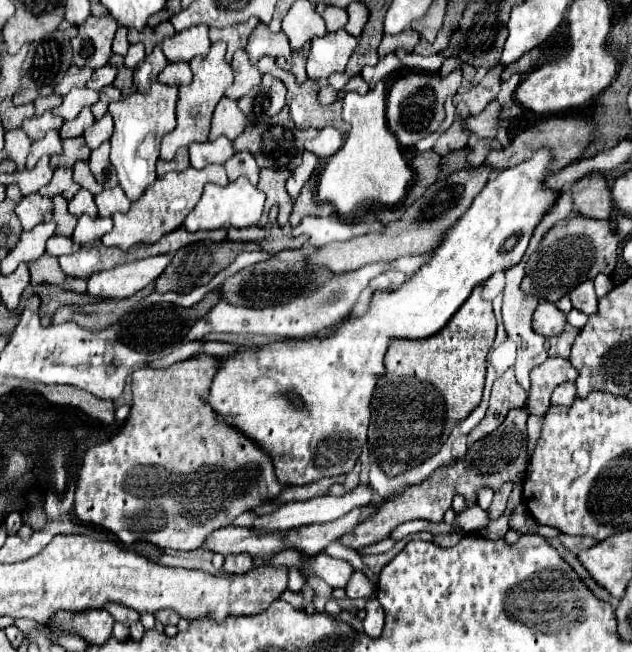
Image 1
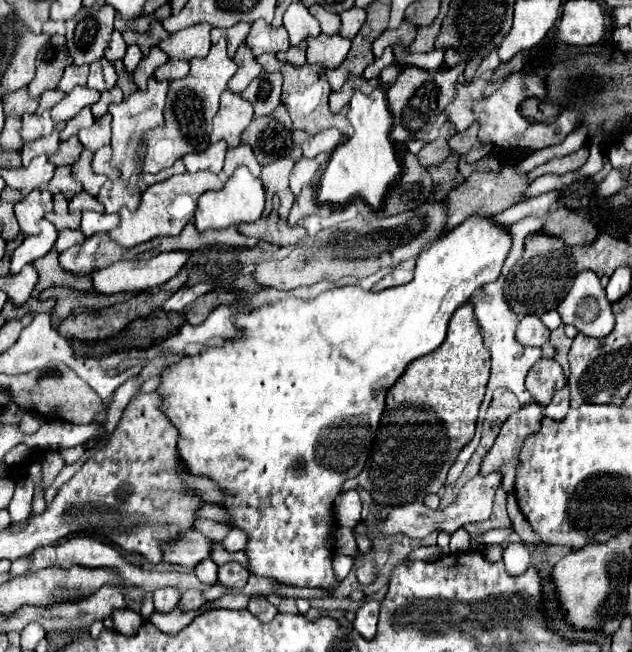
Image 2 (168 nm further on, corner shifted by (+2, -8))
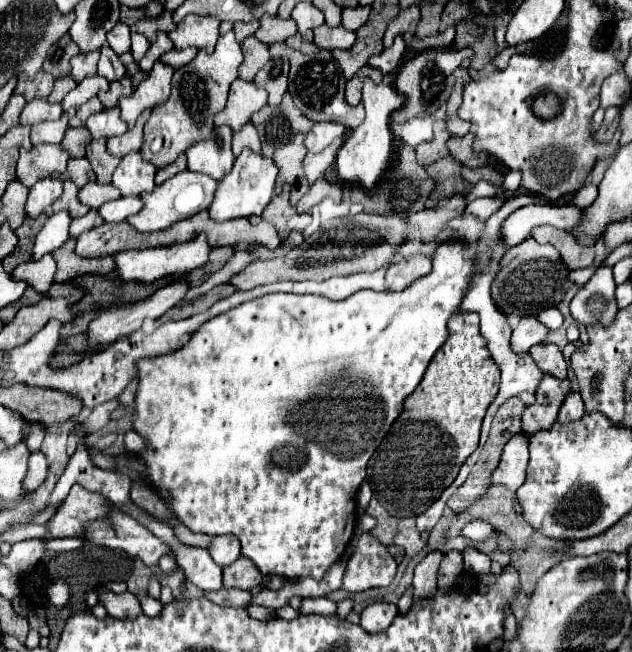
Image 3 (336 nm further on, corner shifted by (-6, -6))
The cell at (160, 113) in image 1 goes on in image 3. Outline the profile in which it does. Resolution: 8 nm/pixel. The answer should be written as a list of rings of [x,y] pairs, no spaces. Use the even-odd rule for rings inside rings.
[[[160,61],[154,65],[154,69],[148,73],[148,77],[138,85],[138,89],[130,97],[122,97],[120,117],[132,127],[138,119],[138,115],[146,109],[154,109],[168,101],[170,95],[170,81],[172,81],[174,69],[168,69],[168,65],[162,65]]]

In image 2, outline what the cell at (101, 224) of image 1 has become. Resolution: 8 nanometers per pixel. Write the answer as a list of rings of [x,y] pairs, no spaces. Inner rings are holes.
[[[86,211],[82,213],[82,223],[80,229],[86,233],[86,237],[94,235],[94,233],[102,233],[102,231],[110,231],[120,223],[120,215],[108,215],[108,213],[94,213],[94,211]]]

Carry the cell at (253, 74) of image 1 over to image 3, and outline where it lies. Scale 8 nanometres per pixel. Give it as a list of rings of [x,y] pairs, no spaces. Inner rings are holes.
[[[248,37],[242,43],[242,53],[244,53],[244,63],[238,69],[238,75],[244,81],[252,81],[254,75],[270,61],[268,55],[268,45],[260,43],[256,37]]]

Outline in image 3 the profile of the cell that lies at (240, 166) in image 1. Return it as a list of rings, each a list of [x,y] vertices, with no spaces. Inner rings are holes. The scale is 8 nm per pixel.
[[[244,125],[244,129],[240,133],[234,133],[234,139],[232,139],[232,151],[234,155],[238,157],[242,153],[242,149],[252,149],[254,153],[260,153],[260,139],[258,139],[258,133],[254,129],[254,125]]]

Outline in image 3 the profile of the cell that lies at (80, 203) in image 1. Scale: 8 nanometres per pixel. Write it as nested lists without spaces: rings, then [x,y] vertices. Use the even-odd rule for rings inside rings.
[[[88,183],[80,189],[80,203],[88,205],[90,209],[98,209],[100,205],[108,203],[108,201],[114,201],[120,197],[120,191],[114,189],[112,185],[100,185],[100,183]]]

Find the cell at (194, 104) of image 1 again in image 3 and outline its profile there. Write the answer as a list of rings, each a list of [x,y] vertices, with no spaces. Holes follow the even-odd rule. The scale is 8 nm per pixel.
[[[228,31],[218,39],[216,51],[206,53],[198,51],[192,65],[184,65],[184,69],[176,69],[172,77],[172,93],[170,99],[154,109],[150,119],[144,125],[144,143],[140,155],[150,161],[154,167],[162,169],[178,159],[188,147],[198,141],[210,139],[214,131],[214,115],[226,107],[226,97],[230,83],[238,77],[238,67],[244,61],[240,43],[234,39],[234,33]]]

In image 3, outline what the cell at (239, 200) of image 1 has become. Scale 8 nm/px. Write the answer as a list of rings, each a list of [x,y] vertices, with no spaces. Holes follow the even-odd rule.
[[[244,149],[244,153],[240,153],[240,157],[236,157],[232,171],[218,183],[214,201],[208,207],[210,217],[214,221],[228,221],[228,219],[236,219],[236,217],[260,215],[274,195],[276,175],[278,175],[278,169],[274,163],[268,163],[262,155],[252,153],[250,149]]]

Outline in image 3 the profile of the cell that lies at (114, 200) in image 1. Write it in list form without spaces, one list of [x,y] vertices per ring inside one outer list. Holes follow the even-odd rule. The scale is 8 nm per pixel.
[[[128,153],[116,167],[112,175],[112,185],[120,191],[122,197],[150,193],[154,185],[156,167],[140,157],[140,153]]]

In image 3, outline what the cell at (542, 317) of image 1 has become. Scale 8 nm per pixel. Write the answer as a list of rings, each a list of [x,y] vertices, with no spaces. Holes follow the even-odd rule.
[[[522,317],[518,327],[512,333],[512,351],[516,353],[530,351],[534,345],[542,345],[548,333],[550,329],[542,325],[536,317]]]

